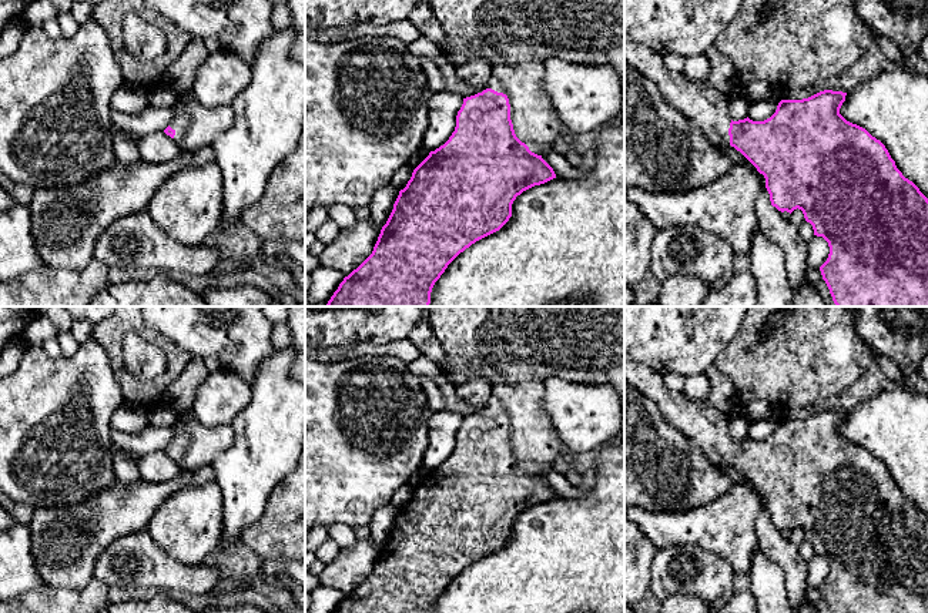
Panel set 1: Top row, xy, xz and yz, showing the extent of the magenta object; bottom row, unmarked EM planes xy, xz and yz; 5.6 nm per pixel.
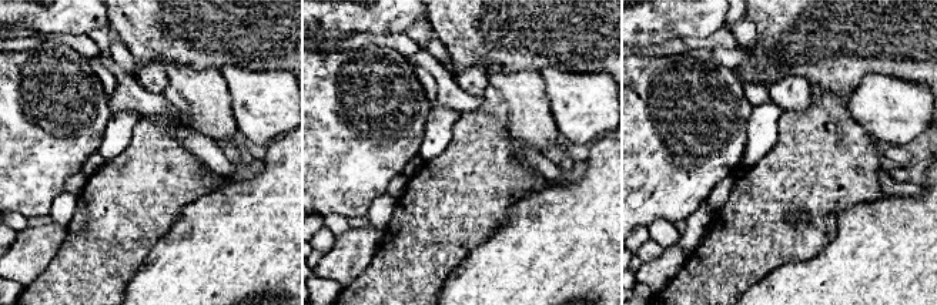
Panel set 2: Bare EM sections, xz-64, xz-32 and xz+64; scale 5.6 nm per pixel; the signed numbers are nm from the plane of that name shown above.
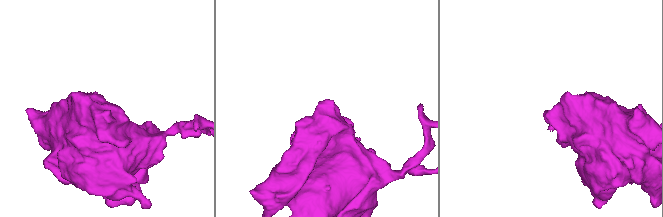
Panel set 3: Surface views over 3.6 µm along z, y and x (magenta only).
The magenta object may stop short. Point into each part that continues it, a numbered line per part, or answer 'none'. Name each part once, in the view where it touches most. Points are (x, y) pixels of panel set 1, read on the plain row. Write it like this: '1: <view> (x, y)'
1: xz (535, 441)

